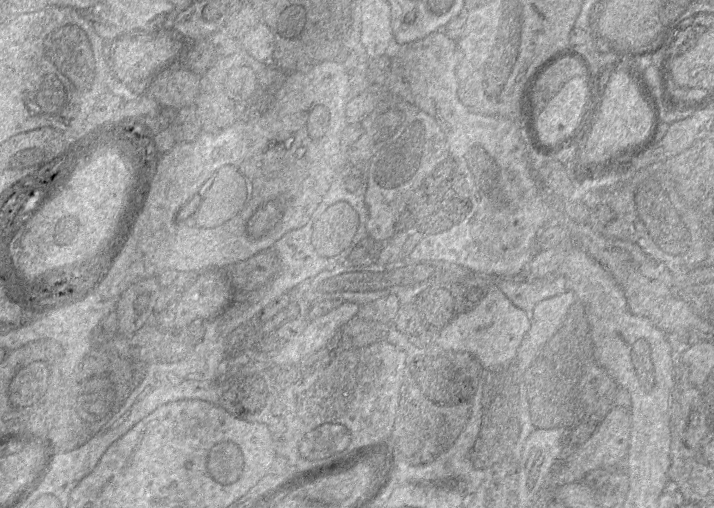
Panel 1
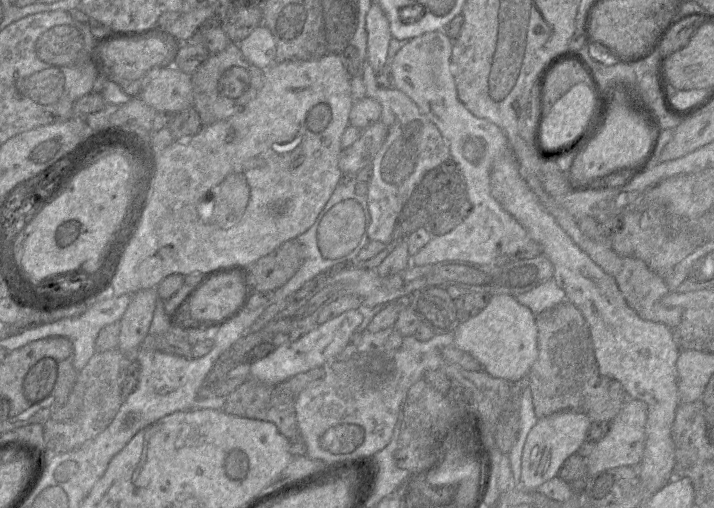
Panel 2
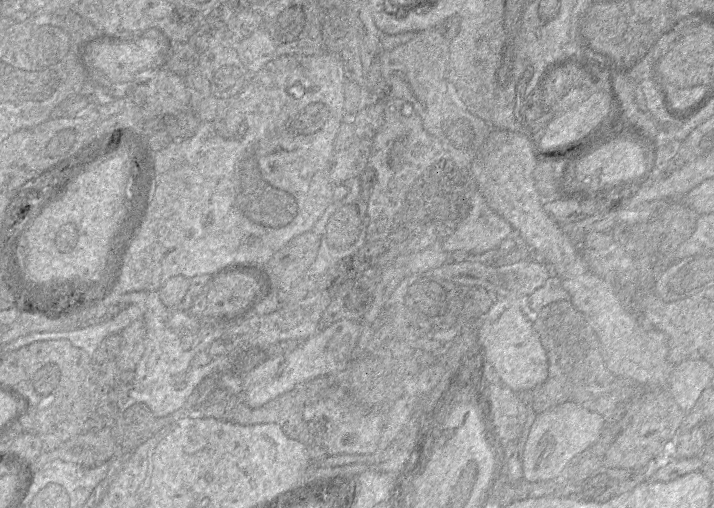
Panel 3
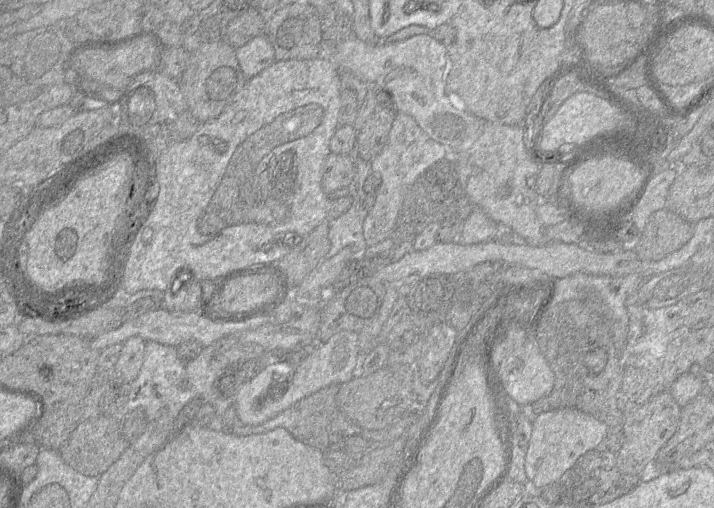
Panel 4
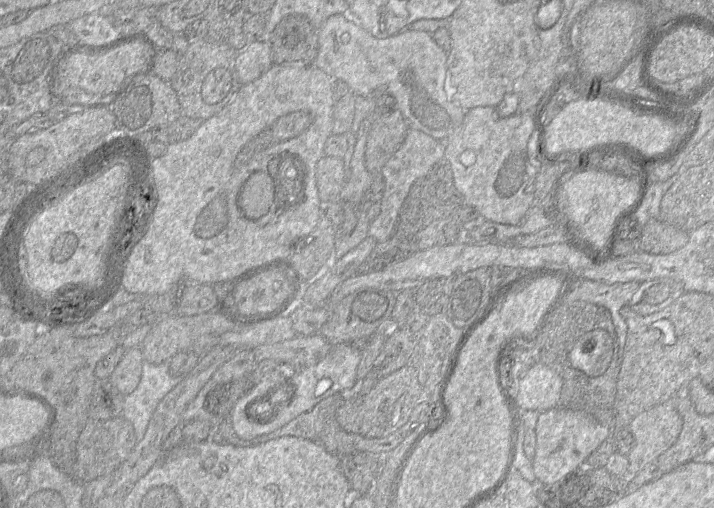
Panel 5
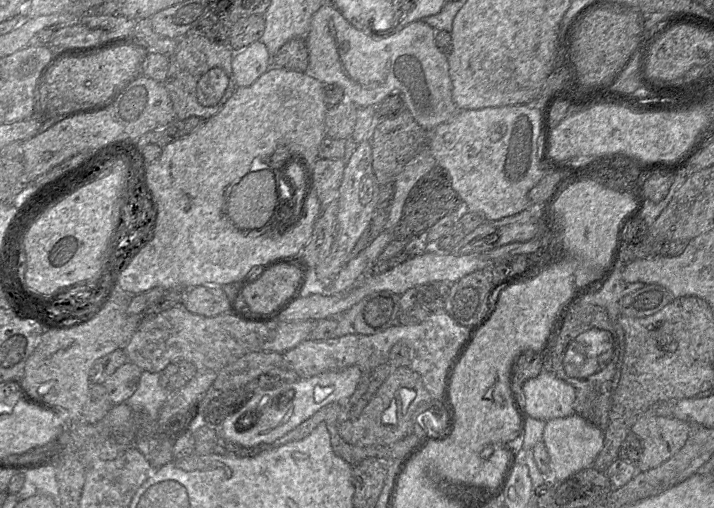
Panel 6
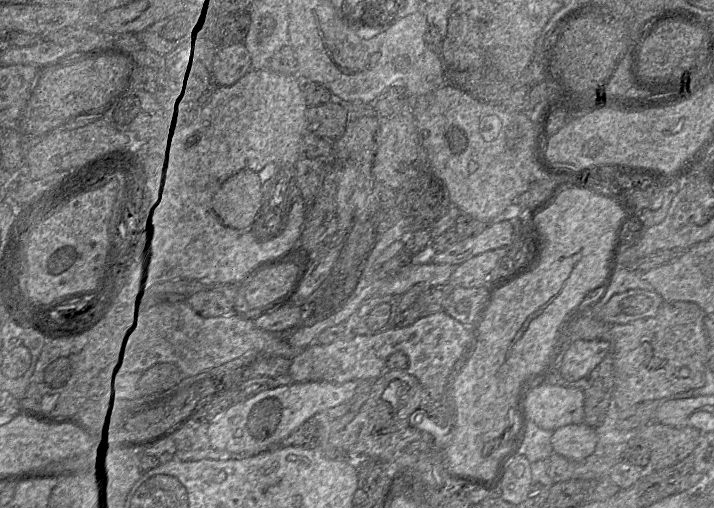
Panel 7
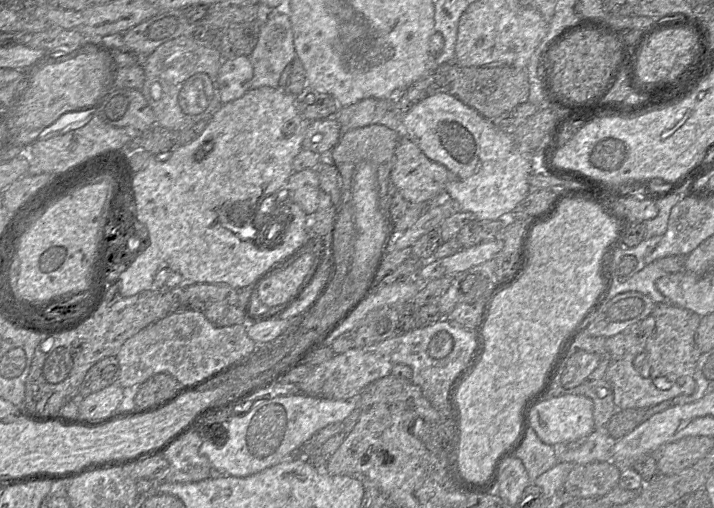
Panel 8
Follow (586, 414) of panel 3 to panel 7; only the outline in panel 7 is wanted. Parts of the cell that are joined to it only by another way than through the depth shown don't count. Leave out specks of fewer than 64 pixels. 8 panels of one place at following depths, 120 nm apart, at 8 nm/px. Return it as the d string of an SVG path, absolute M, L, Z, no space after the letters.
M585 423L562 426L552 432L554 453L569 460L582 461L598 451L595 429Z

